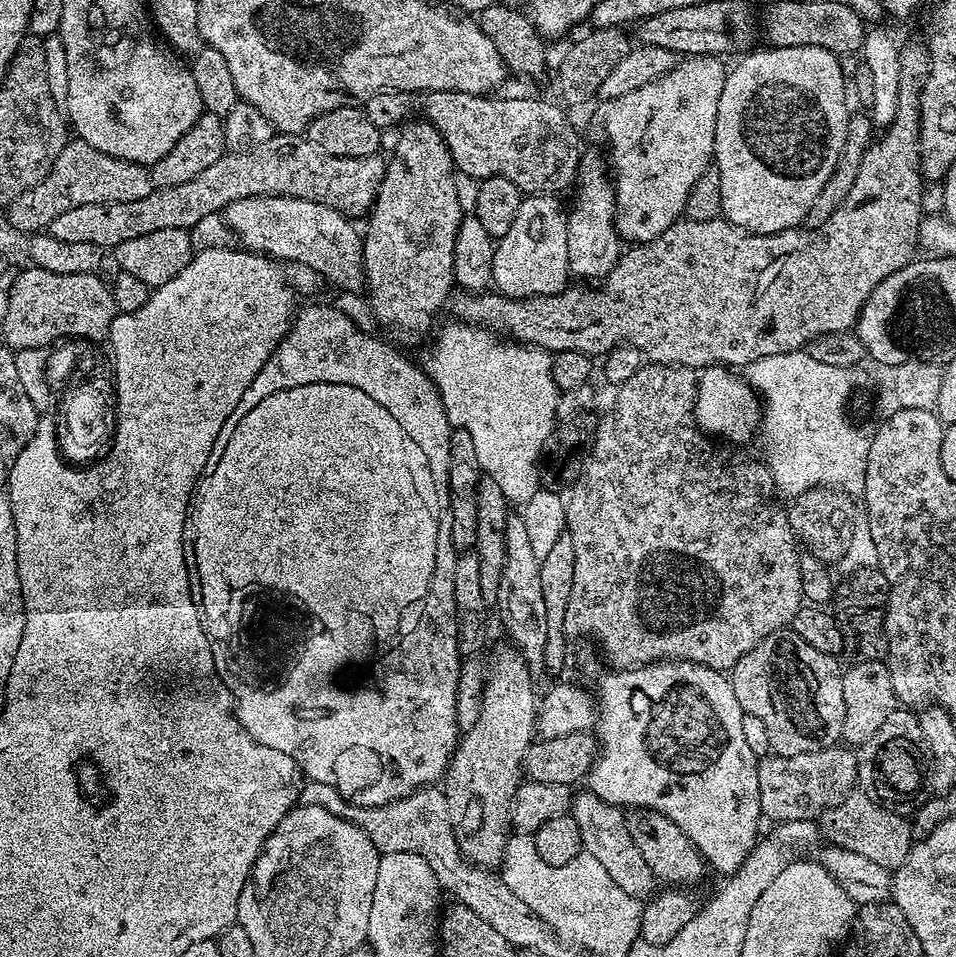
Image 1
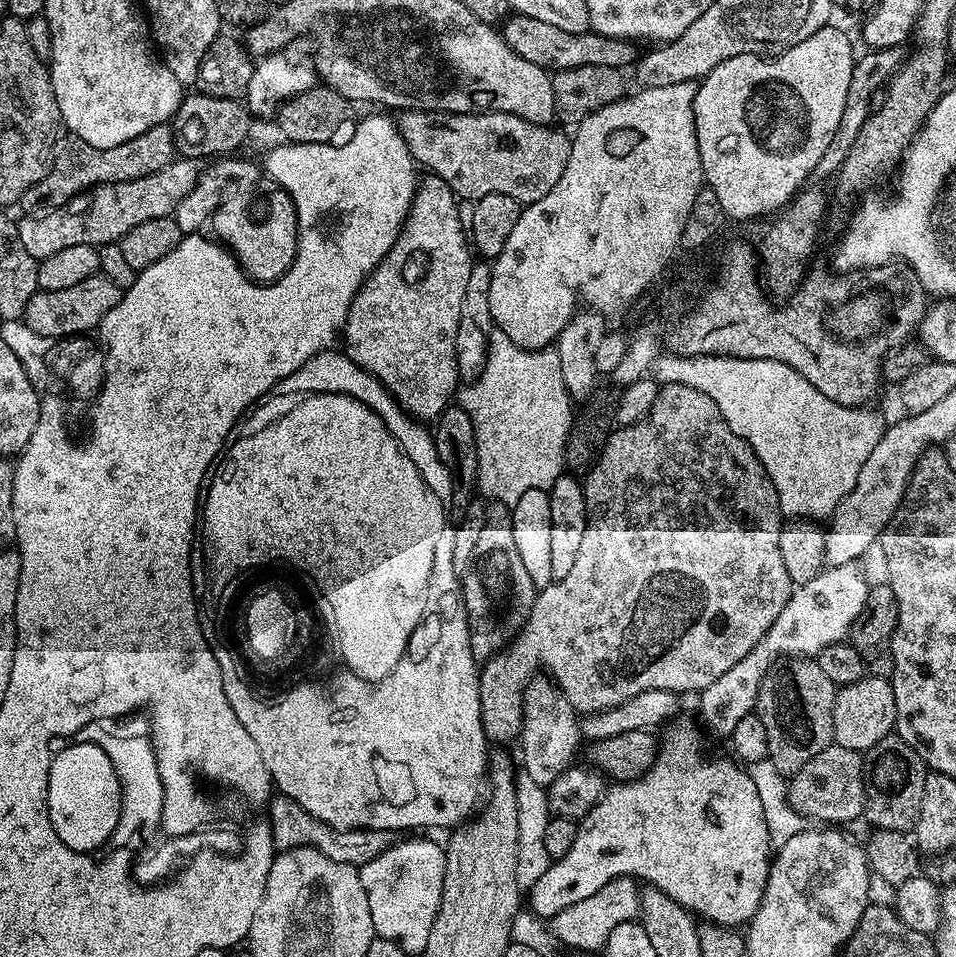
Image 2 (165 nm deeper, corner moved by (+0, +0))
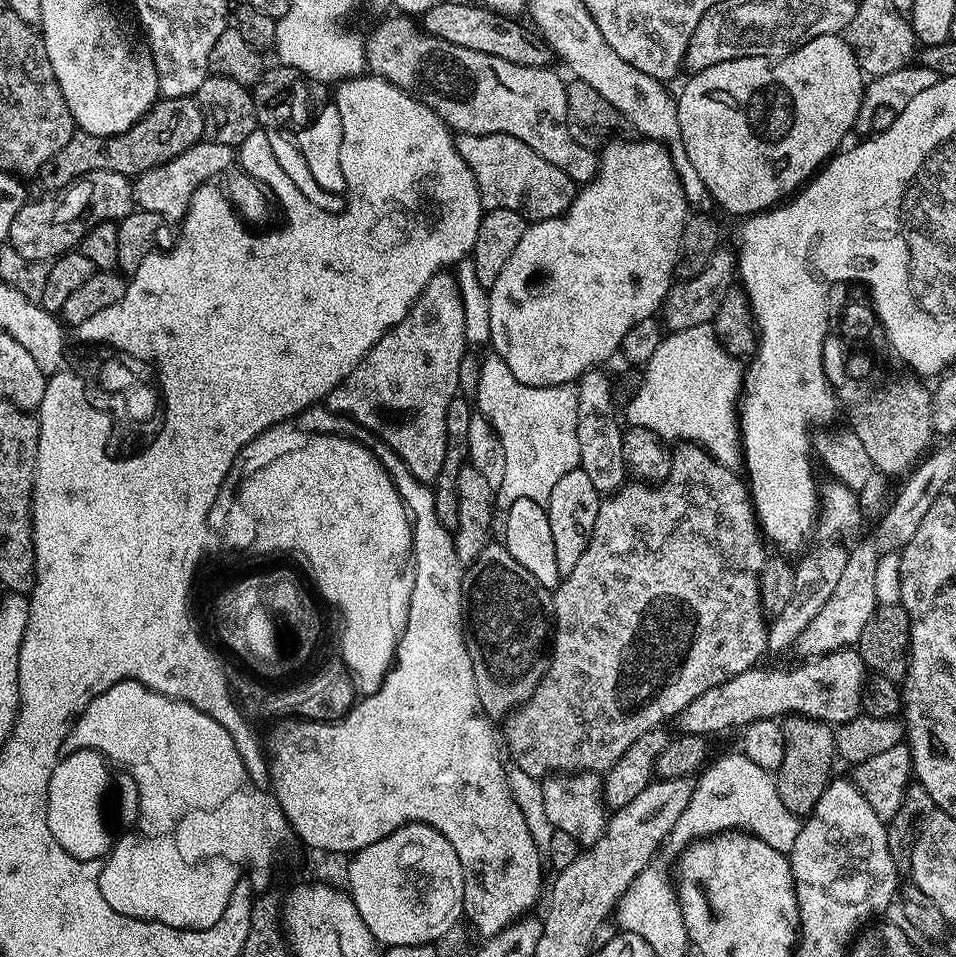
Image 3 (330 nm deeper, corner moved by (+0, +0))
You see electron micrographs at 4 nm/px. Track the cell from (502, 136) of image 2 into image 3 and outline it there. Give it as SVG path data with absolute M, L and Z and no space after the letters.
M460 134L456 136L456 149L474 174L485 212L514 210L529 222L549 220L563 216L578 191L554 162L546 162L542 154L534 154L526 142L518 142L510 134Z

